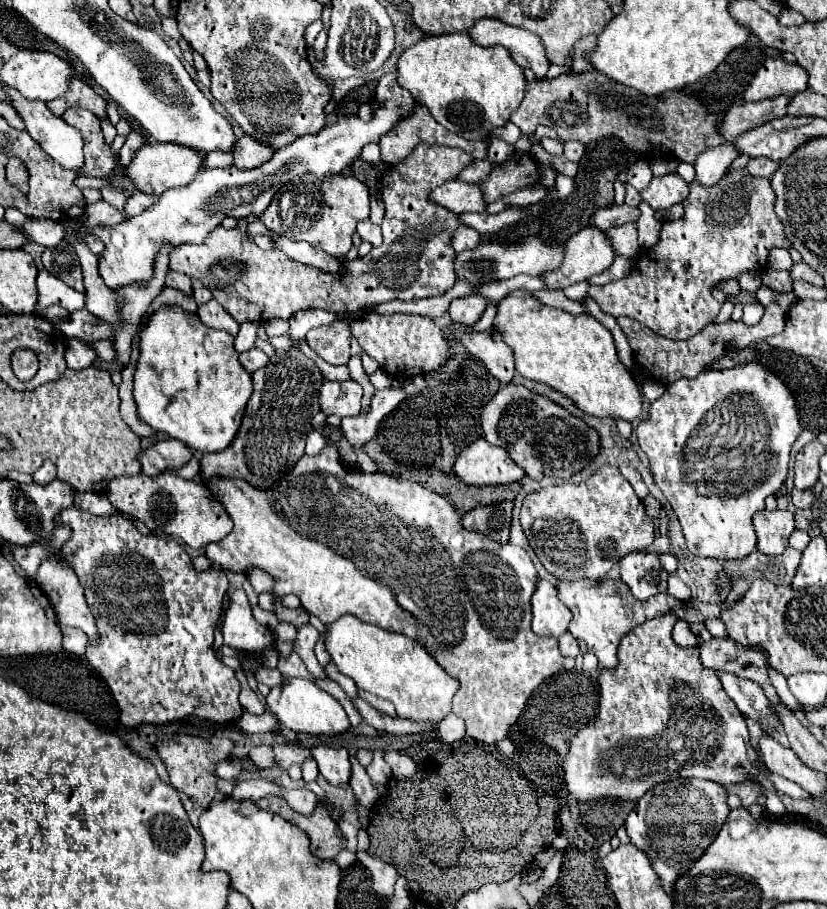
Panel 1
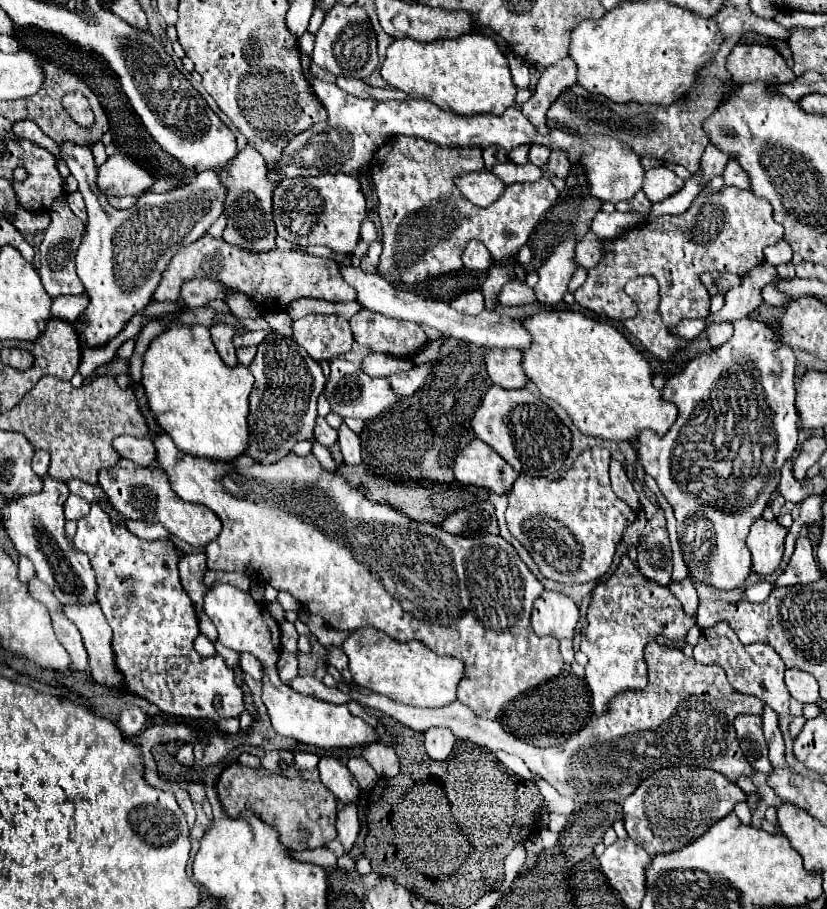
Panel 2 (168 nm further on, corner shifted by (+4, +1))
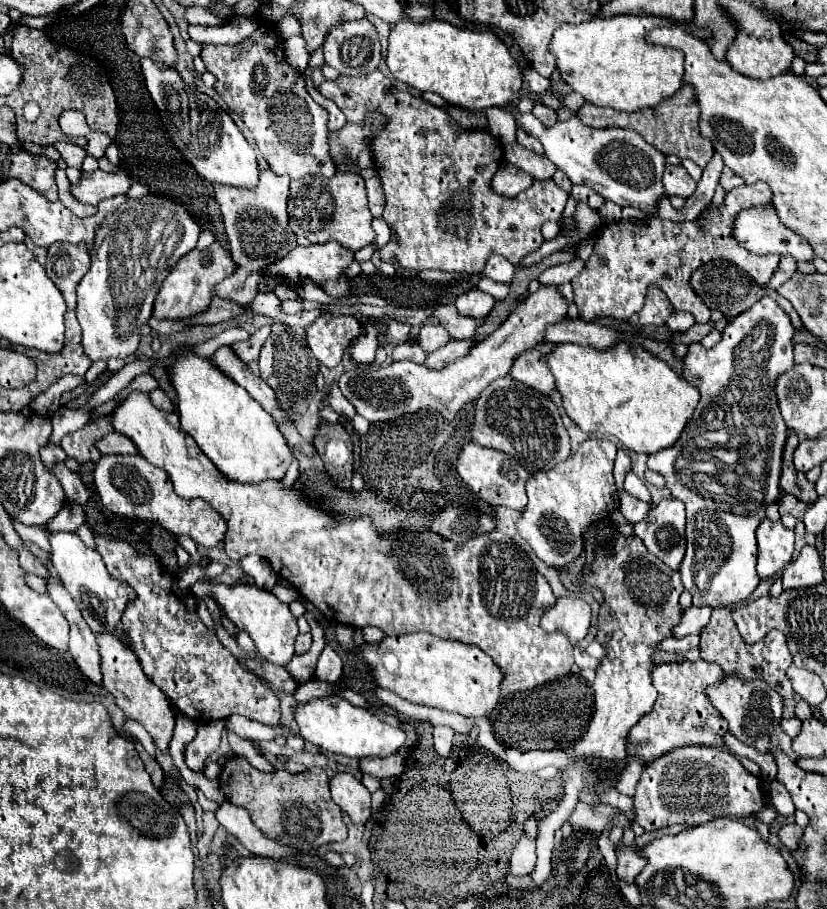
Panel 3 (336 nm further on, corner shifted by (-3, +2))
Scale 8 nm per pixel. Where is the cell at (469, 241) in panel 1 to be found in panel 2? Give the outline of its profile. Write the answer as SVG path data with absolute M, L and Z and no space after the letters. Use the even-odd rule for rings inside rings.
M469 240L463 246L463 254L461 254L463 266L469 270L487 270L491 264L491 254L485 248L483 242L479 240Z

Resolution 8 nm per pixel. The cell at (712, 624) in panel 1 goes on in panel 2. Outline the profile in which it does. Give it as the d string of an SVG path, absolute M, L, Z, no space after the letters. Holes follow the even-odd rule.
M623 556L615 572L615 592L609 584L597 584L591 590L591 602L583 624L583 636L589 644L581 646L581 652L589 658L585 666L585 680L593 692L591 704L595 714L603 714L607 702L621 690L639 690L645 686L647 666L643 648L651 638L665 636L673 642L683 640L695 622L697 616L687 614L679 598L673 596L669 588L645 580L629 556Z

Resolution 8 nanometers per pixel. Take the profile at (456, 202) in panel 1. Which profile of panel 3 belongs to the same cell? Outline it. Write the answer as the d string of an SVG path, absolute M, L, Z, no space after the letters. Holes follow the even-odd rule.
M506 163L496 171L496 175L492 179L492 189L500 195L514 197L520 191L528 189L532 183L534 183L534 177L530 173L514 167L512 163Z

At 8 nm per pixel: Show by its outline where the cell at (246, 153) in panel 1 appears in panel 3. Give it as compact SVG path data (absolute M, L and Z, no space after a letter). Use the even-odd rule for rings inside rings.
M270 169L260 173L260 185L252 191L216 185L216 201L222 209L230 255L236 261L236 271L216 285L216 297L232 299L238 305L252 303L254 295L258 293L256 285L264 273L264 267L280 261L286 253L298 247L298 239L288 227L288 187L290 177L278 177Z

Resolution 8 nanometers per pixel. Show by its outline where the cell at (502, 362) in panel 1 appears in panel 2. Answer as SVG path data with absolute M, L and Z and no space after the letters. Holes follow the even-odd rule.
M485 348L483 360L493 384L501 388L523 388L527 378L521 370L521 350L517 348Z

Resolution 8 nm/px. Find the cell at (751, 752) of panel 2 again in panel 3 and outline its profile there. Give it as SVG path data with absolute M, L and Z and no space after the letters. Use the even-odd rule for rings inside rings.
M724 675L724 679L716 685L710 685L706 691L706 697L712 701L712 705L720 711L720 715L728 721L728 731L740 739L742 743L768 751L768 735L770 727L774 727L774 717L782 717L782 697L770 689L762 679L740 679L736 675Z

